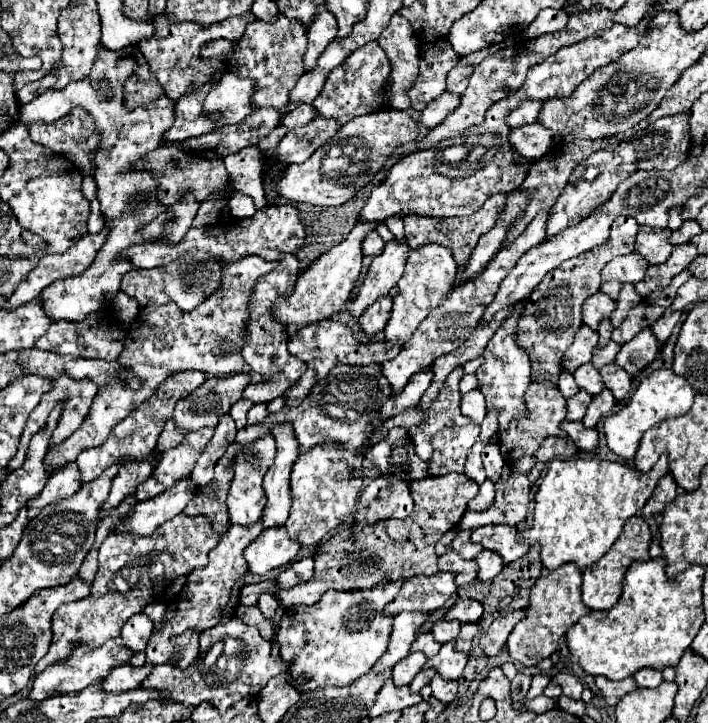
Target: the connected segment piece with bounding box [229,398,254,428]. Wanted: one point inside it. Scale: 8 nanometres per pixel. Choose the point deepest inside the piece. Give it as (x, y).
(239, 412)

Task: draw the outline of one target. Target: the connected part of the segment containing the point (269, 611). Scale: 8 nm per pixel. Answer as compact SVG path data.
M263 592L261 596L259 596L259 600L257 600L257 606L261 608L261 612L263 612L263 616L267 616L269 620L275 616L275 608L277 608L277 598L273 596L273 594L269 594L269 592Z

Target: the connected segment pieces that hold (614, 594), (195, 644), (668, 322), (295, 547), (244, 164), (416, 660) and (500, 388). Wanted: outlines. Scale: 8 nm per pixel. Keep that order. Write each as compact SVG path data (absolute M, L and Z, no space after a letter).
M631 516L625 522L625 532L621 532L621 540L617 540L617 544L613 544L613 548L609 548L609 552L593 564L593 568L583 570L583 586L581 586L583 602L591 610L611 608L623 592L623 580L625 580L627 568L635 560L649 560L649 544L651 544L651 532L649 532L647 522L641 516Z
M185 632L185 636L177 636L177 640L173 640L173 644L177 644L181 648L181 660L177 660L177 668L185 670L197 656L199 652L199 634L201 632Z
M665 312L665 316L661 316L661 318L657 318L657 322L653 322L653 326L651 326L651 330L653 330L653 334L657 336L657 340L659 340L659 344L663 344L669 336L671 336L671 332L673 332L673 326L675 326L675 322L681 318L681 312Z
M265 528L243 552L253 574L265 574L273 568L287 566L297 558L301 544L289 540L285 528Z
M247 146L241 152L229 154L223 158L229 178L237 186L237 192L253 198L257 210L261 210L265 200L263 190L263 172L261 172L261 150L257 146Z
M413 652L413 654L409 654L407 658L403 658L397 666L393 666L393 682L397 684L397 686L407 686L413 678L415 678L415 674L421 670L421 666L427 662L427 658L425 658L425 654L421 654L421 652Z
M513 310L505 318L505 322L493 334L493 338L489 340L489 344L487 344L487 348L483 352L483 358L485 358L483 366L479 366L479 370L475 372L477 378L479 378L479 390L481 390L481 394L487 400L487 410L495 410L497 416L499 416L497 436L501 432L505 432L509 422L515 420L525 410L523 394L525 394L527 386L531 384L531 362L529 362L529 356L515 342L515 328L517 328L517 318L519 316L521 316L521 312Z

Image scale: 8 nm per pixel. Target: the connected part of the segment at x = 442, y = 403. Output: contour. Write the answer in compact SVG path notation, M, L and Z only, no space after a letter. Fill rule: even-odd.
M458 366L451 372L451 376L447 376L445 384L441 386L441 392L437 394L437 400L433 400L433 404L429 406L429 412L421 412L419 408L407 408L405 412L401 412L401 416L393 416L393 420L385 420L385 428L381 428L381 436L385 432L389 432L393 426L401 426L409 432L409 436L413 438L413 446L415 446L415 454L421 460L429 460L433 456L433 436L437 432L441 432L441 428L455 428L455 426L465 426L471 420L467 416L461 414L459 410L459 402L461 402L461 394L459 394L459 380L461 380L463 372L461 366Z

